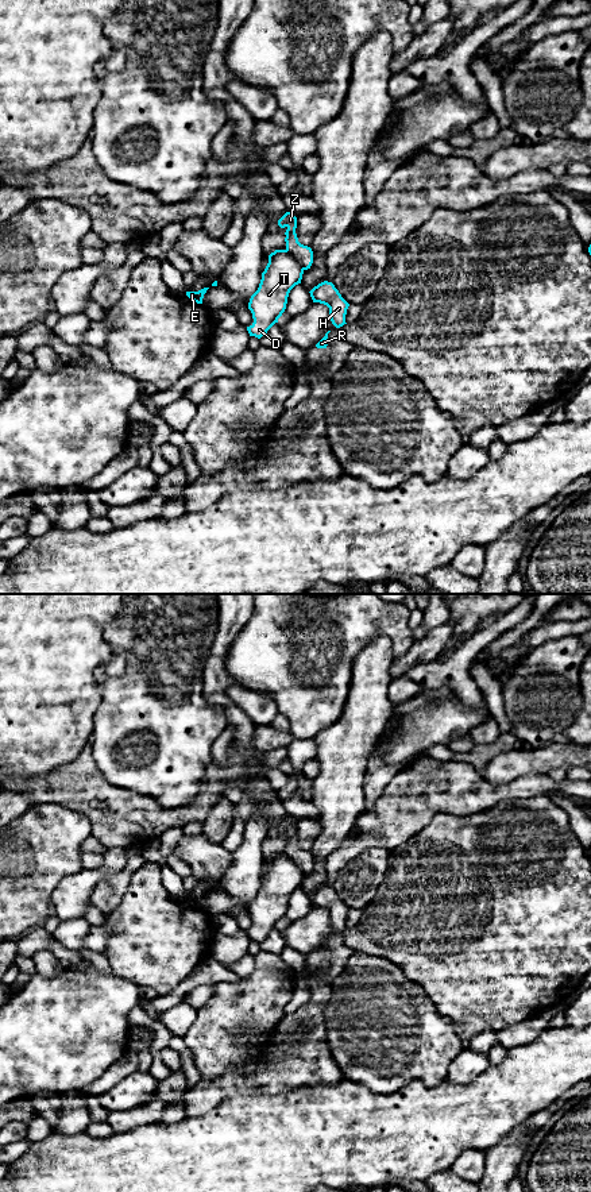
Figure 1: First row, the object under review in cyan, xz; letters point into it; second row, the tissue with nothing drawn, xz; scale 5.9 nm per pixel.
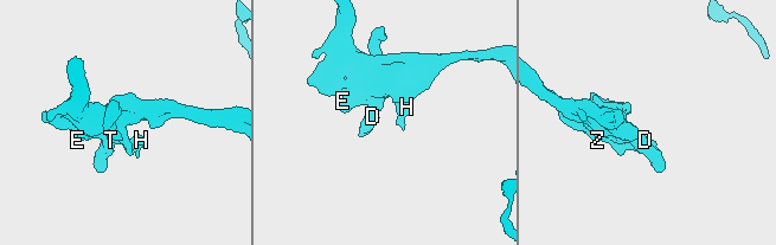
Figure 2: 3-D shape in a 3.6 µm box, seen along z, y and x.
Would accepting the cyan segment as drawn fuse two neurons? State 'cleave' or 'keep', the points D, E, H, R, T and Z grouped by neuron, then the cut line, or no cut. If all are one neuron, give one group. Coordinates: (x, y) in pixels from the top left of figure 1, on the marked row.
cleave; groups D E T / H R Z; cut xz (286, 249), (304, 269)

